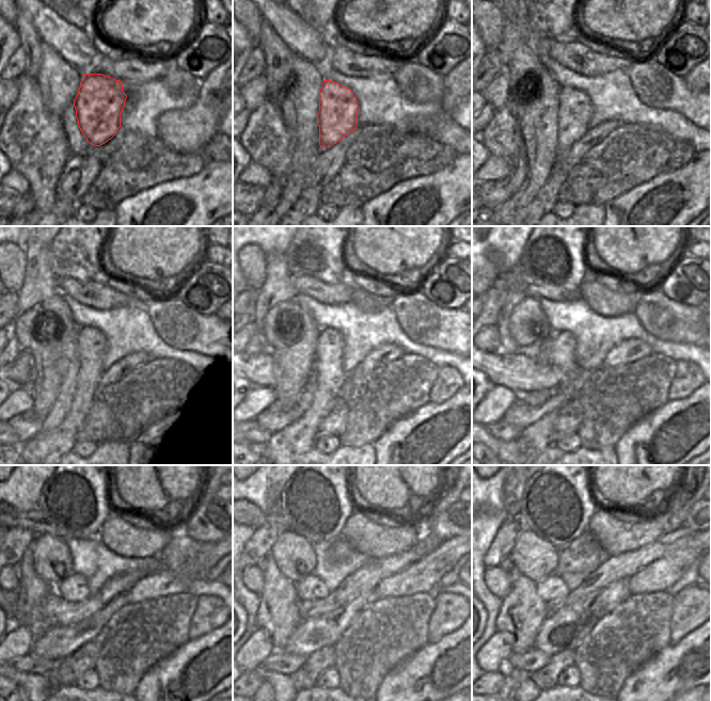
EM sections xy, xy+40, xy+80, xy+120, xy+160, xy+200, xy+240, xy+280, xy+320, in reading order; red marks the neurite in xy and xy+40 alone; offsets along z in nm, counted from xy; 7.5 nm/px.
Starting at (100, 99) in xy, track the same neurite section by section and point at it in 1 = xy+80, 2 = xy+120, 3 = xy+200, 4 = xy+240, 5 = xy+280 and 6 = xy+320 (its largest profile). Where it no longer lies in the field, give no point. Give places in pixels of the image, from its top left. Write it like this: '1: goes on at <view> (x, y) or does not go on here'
1: goes on at xy+80 (574, 108)
2: goes on at xy+120 (92, 345)
3: goes on at xy+200 (559, 351)
4: goes on at xy+240 (74, 587)
5: goes on at xy+280 (310, 588)
6: goes on at xy+320 (552, 588)

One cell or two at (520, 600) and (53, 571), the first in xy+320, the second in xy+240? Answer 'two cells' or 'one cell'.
two cells

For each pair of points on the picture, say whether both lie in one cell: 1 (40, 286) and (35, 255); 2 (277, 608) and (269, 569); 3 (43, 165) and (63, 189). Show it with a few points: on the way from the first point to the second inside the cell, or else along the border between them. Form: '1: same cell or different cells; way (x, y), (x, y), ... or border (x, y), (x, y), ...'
1: same cell; way (38, 279), (38, 263)
2: same cell; way (277, 599), (277, 587), (272, 578)
3: different cells; border (68, 159), (54, 188), (56, 198)

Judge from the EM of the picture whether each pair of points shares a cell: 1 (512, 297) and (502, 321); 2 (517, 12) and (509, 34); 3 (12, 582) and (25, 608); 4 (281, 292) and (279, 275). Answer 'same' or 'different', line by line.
1: same
2: same
3: different
4: same

